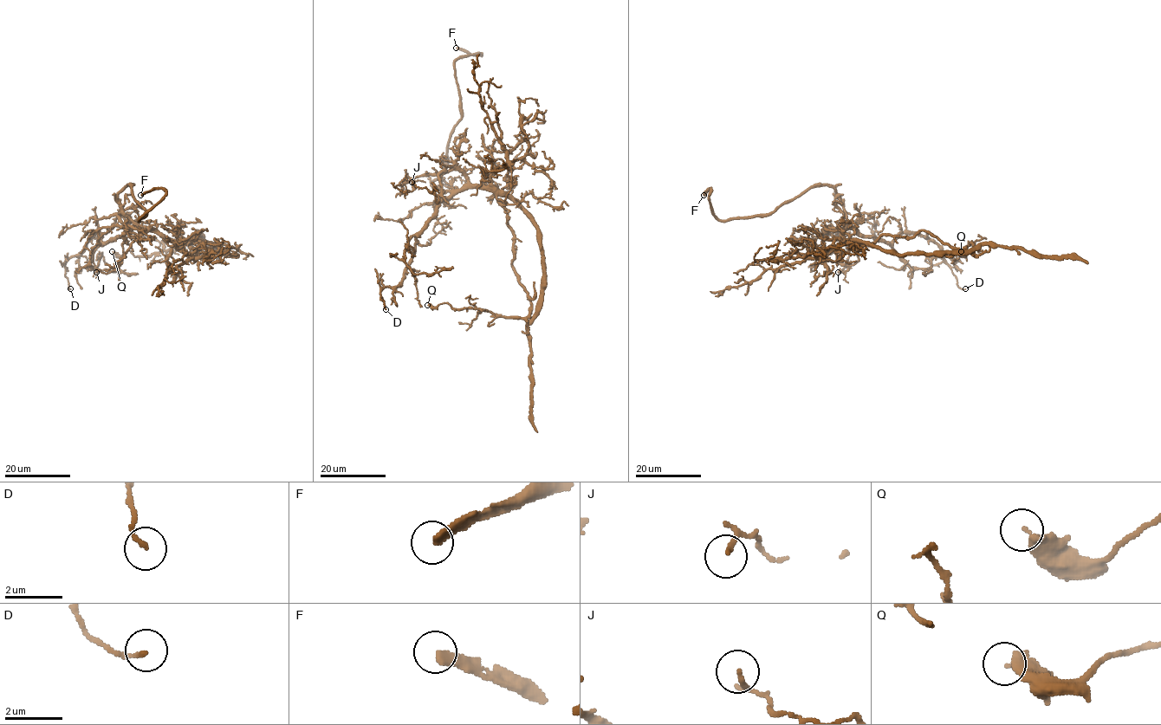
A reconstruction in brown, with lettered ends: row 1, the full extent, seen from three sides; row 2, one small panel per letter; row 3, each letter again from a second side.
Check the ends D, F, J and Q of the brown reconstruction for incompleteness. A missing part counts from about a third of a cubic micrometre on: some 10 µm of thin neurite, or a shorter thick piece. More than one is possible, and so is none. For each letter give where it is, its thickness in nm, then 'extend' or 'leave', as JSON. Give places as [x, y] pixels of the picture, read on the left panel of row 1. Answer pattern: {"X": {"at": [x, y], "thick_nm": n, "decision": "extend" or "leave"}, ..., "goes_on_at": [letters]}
{"D": {"at": [70, 288], "thick_nm": 150, "decision": "leave"}, "F": {"at": [140, 195], "thick_nm": 320, "decision": "extend"}, "J": {"at": [96, 272], "thick_nm": 110, "decision": "leave"}, "Q": {"at": [112, 251], "thick_nm": 400, "decision": "leave"}, "goes_on_at": ["F"]}

